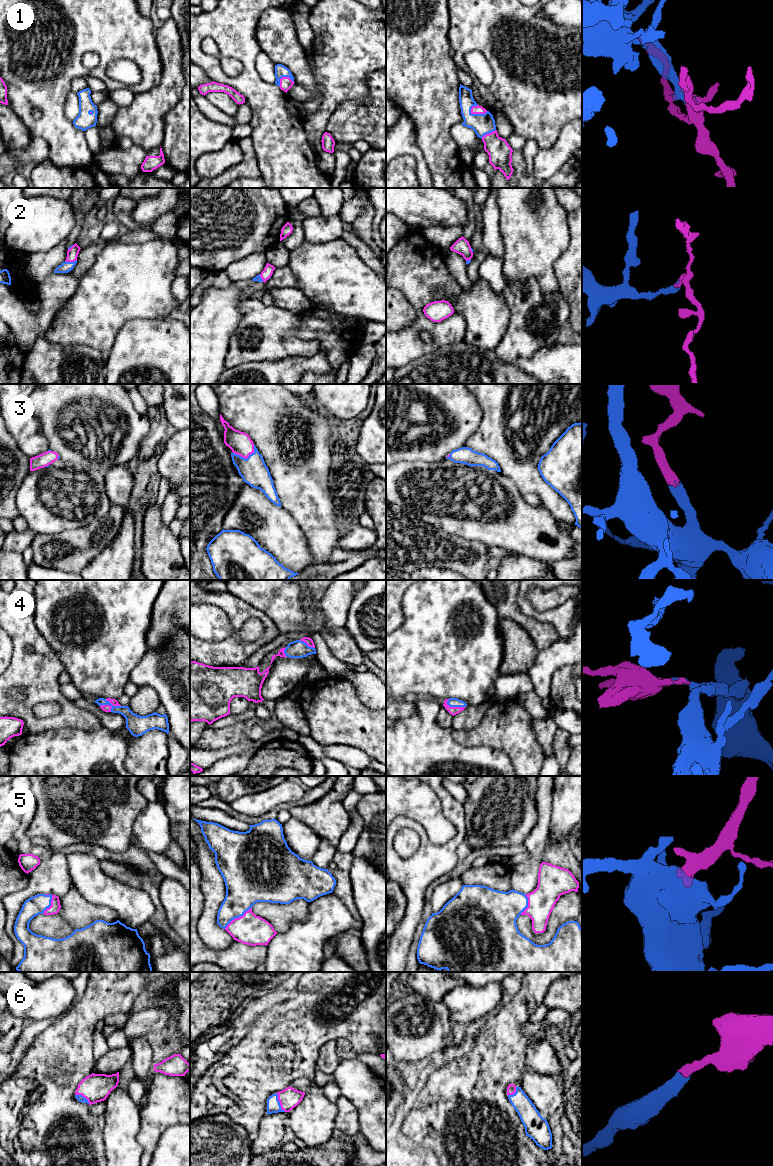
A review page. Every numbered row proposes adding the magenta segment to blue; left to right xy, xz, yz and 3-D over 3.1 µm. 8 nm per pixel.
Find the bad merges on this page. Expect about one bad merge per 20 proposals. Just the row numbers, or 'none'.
none

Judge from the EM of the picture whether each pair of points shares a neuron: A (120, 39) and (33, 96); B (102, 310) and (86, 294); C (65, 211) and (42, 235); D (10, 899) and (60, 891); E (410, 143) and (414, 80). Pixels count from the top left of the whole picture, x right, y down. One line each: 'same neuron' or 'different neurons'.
A: same neuron
B: same neuron
C: same neuron
D: same neuron
E: different neurons

